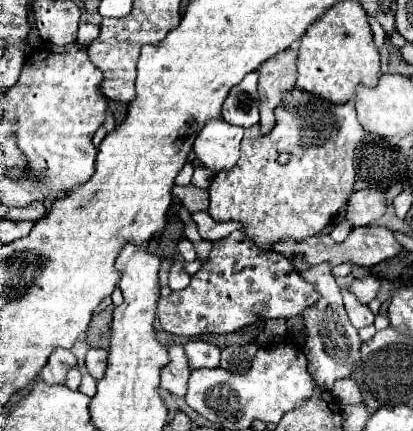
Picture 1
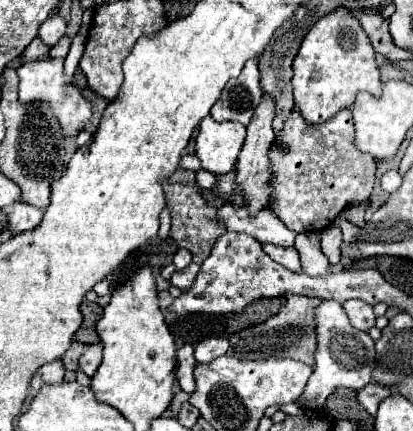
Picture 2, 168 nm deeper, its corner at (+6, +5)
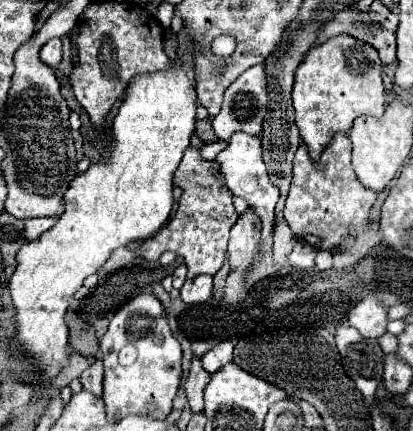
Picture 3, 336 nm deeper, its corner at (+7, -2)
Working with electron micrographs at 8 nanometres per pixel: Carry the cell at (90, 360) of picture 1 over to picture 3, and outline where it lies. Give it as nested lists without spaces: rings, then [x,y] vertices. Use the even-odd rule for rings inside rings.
[[[95,359],[95,361],[83,371],[83,375],[81,375],[81,385],[83,385],[83,389],[91,391],[93,395],[101,397],[101,389],[103,389],[101,381],[103,381],[103,361],[101,361],[101,359]]]

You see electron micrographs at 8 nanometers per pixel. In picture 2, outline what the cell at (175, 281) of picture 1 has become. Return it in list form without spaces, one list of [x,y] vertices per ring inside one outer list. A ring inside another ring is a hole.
[[[192,262],[192,264],[190,264],[188,268],[184,268],[182,272],[174,272],[170,284],[172,284],[172,286],[178,286],[178,288],[182,288],[182,290],[186,290],[186,288],[190,288],[190,286],[194,284],[198,270],[200,270],[200,266]]]

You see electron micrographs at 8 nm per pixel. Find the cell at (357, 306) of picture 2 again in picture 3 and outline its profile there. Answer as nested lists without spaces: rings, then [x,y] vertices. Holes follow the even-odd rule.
[[[361,299],[349,313],[347,321],[351,327],[355,327],[363,337],[377,339],[387,329],[387,307],[381,307],[377,299]]]

